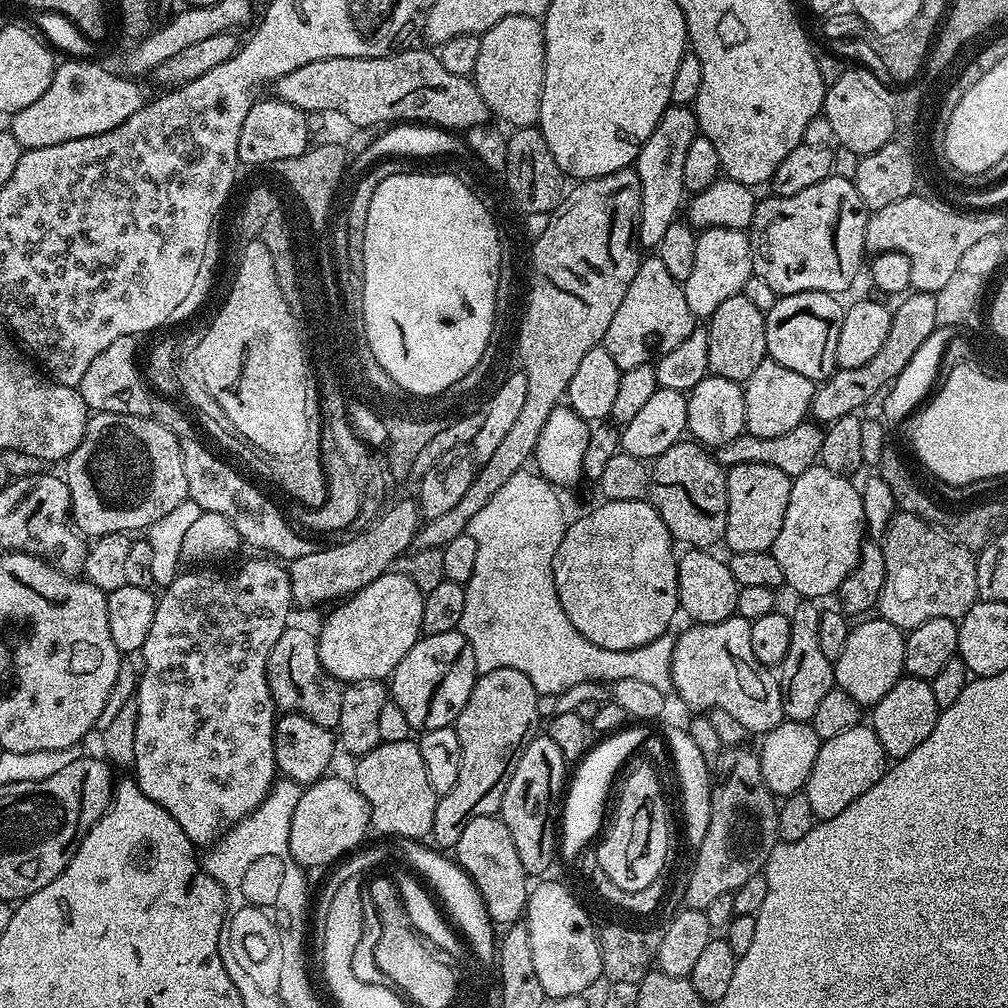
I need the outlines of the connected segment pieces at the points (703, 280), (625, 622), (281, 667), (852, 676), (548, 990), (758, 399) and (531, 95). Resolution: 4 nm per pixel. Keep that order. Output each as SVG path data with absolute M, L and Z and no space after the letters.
M705 228L697 235L696 249L694 250L694 271L690 278L682 281L686 294L686 306L690 306L693 317L707 318L726 302L726 298L734 298L743 293L746 282L753 276L752 255L750 254L750 242L747 231L739 228Z
M647 499L634 502L618 502L604 500L593 512L580 516L569 523L564 530L564 537L554 554L554 586L558 590L558 602L562 602L562 610L566 610L566 618L574 622L574 630L582 634L582 638L590 638L594 646L602 646L602 650L638 650L638 646L646 646L646 642L654 642L654 638L665 635L669 631L672 619L680 612L680 595L678 594L677 553L672 553L674 541L668 533L666 522L656 513L656 508Z
M289 626L285 628L282 638L274 642L268 659L268 685L272 702L281 713L300 712L306 718L318 722L323 728L339 729L342 718L341 681L335 680L322 666L318 658L317 637L304 628Z
M870 618L861 619L859 621L861 624L853 623L851 625L846 638L846 647L834 662L835 687L850 694L850 698L854 698L854 702L858 702L862 706L877 704L898 683L901 676L905 675L905 633L885 620L868 619Z
M548 880L537 888L535 885L528 894L526 923L530 951L534 954L534 971L538 973L538 982L542 982L545 997L557 1000L579 995L592 976L599 977L603 973L595 926L577 894L575 896L566 885L556 880Z
M765 358L758 370L750 374L743 389L746 402L744 426L747 435L778 438L778 434L786 434L786 430L794 430L794 426L809 419L817 385L810 378L802 378L802 374L794 374L794 370L786 370L786 366Z
M507 16L489 32L483 33L480 41L482 50L478 54L474 83L491 115L512 124L513 129L535 125L540 119L546 70L543 23L534 16Z

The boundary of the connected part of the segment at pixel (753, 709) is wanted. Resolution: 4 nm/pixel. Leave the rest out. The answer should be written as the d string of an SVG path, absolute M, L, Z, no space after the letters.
M732 616L713 624L693 623L692 628L675 637L672 655L672 686L692 708L726 710L730 718L742 722L745 733L763 734L774 730L786 718L782 706L780 681L773 669L754 658L750 646L752 621Z

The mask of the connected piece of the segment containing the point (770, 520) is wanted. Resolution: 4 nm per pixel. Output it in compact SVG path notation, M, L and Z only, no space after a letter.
M734 464L727 469L728 474L728 517L723 543L729 544L732 552L766 552L776 545L778 530L786 518L786 506L790 502L793 477L774 470L774 466L761 464Z

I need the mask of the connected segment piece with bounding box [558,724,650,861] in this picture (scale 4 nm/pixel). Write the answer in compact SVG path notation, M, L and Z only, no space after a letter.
M635 725L620 729L619 732L611 733L603 737L602 742L596 743L585 753L575 768L577 768L573 778L569 779L565 798L561 807L560 819L560 839L558 842L559 855L575 861L589 846L590 840L603 827L604 808L606 800L612 792L615 780L624 767L629 757L637 751L650 735L649 729L643 725Z

